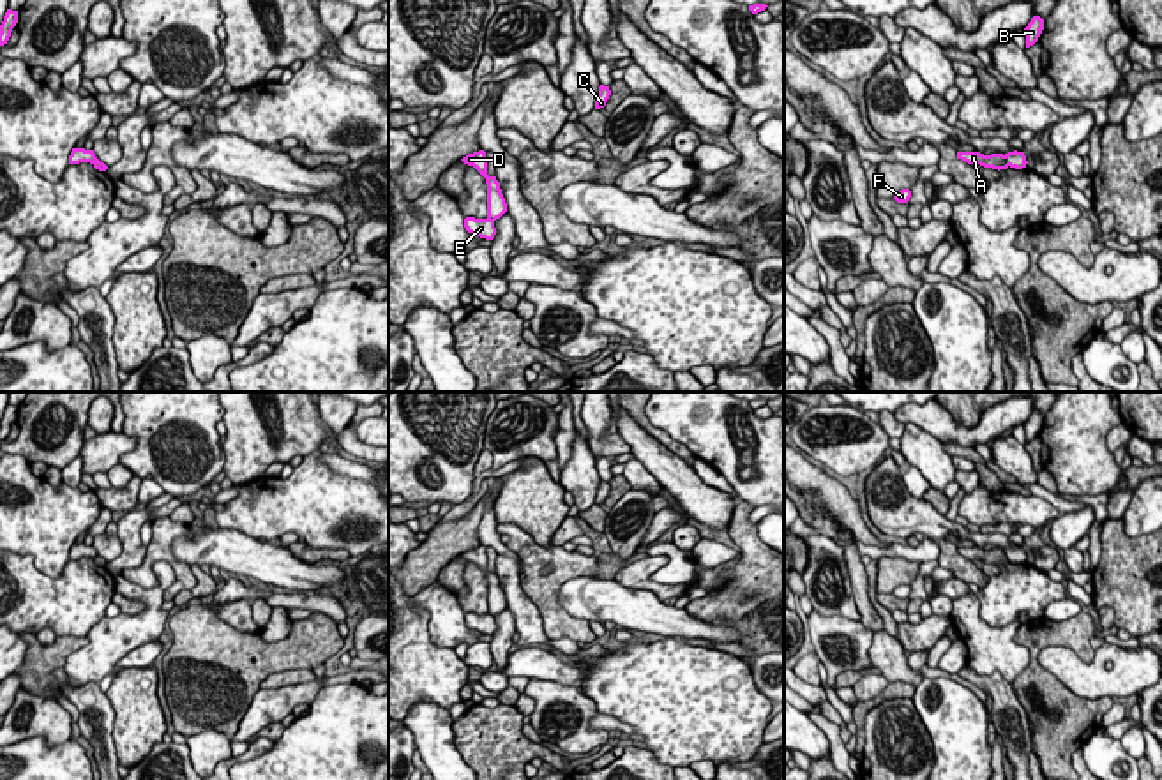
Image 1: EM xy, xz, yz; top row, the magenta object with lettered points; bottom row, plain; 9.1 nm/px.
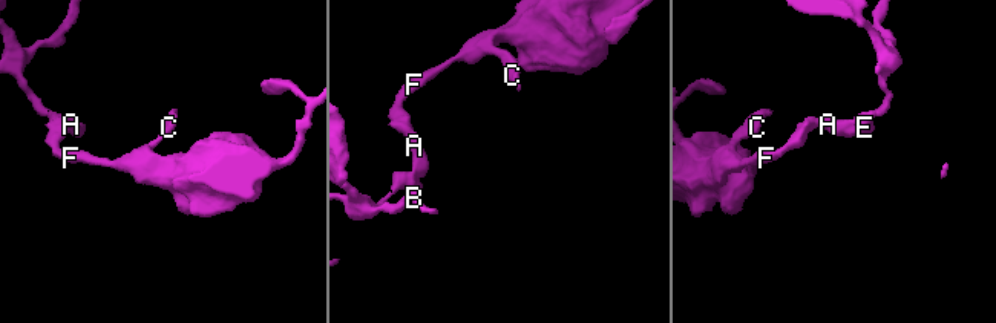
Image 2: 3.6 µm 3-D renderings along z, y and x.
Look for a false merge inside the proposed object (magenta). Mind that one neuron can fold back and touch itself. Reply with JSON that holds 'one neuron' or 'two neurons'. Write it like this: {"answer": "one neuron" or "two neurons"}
{"answer": "two neurons"}

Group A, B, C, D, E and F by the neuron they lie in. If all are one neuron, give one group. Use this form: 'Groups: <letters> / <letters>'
Groups: A C D F / B E

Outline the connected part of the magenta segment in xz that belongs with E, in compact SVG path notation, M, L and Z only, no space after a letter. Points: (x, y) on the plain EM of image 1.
M466 612L464 623L468 628L486 635L493 635L496 630L494 616L491 616L489 612L487 614Z

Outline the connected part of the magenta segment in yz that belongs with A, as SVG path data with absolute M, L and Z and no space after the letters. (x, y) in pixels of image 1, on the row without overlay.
M957 547L957 554L961 554L968 559L980 559L984 563L992 563L998 566L1008 563L1008 558L1003 552L1003 549L984 551L980 547Z

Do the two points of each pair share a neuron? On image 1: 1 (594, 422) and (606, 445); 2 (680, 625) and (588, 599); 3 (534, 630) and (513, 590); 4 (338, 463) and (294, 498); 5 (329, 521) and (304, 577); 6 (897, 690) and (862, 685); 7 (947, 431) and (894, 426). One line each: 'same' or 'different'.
1: same
2: same
3: same
4: different
5: different
6: different
7: different

